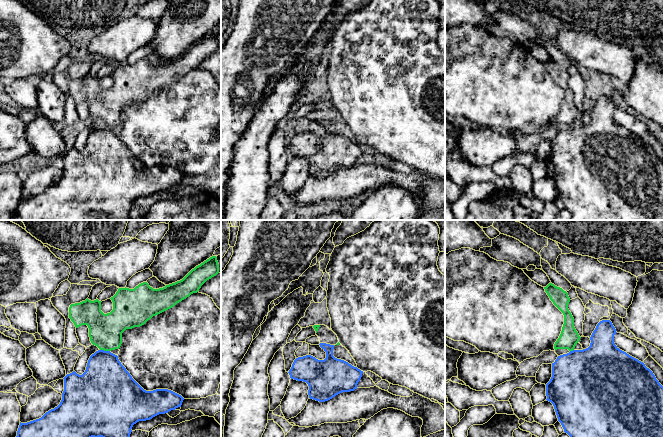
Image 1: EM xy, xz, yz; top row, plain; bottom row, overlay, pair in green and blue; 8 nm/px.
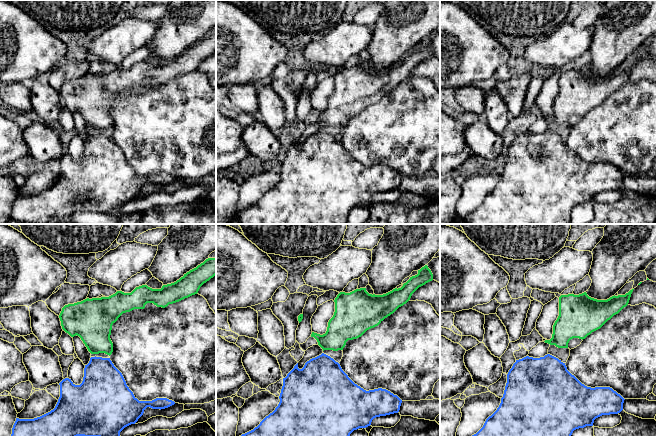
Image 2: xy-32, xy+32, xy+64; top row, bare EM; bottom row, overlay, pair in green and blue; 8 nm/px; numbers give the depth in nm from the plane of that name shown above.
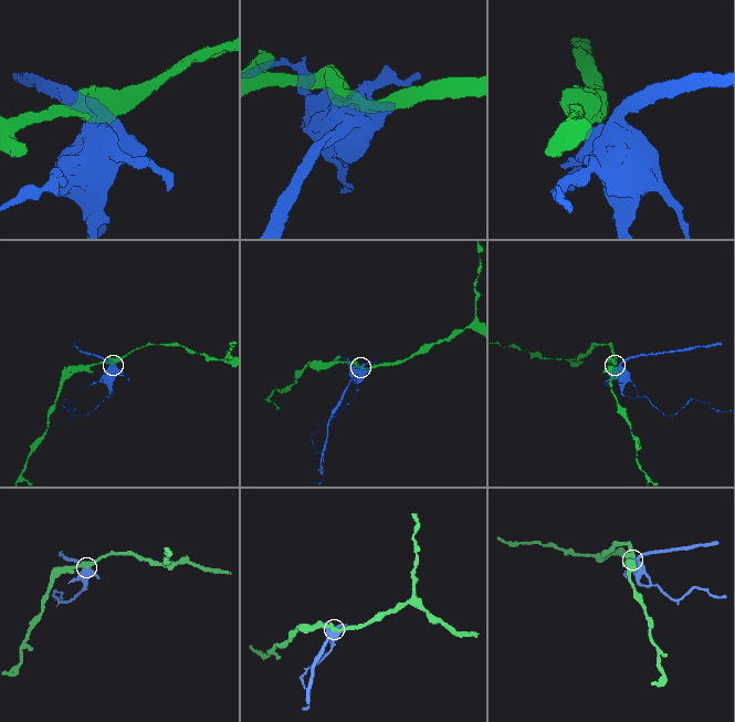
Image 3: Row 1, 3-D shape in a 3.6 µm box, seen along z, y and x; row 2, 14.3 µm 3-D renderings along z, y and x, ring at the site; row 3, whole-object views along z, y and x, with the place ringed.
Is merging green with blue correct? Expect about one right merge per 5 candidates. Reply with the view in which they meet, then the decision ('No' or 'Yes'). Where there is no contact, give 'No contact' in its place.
Touches green in xy. No

